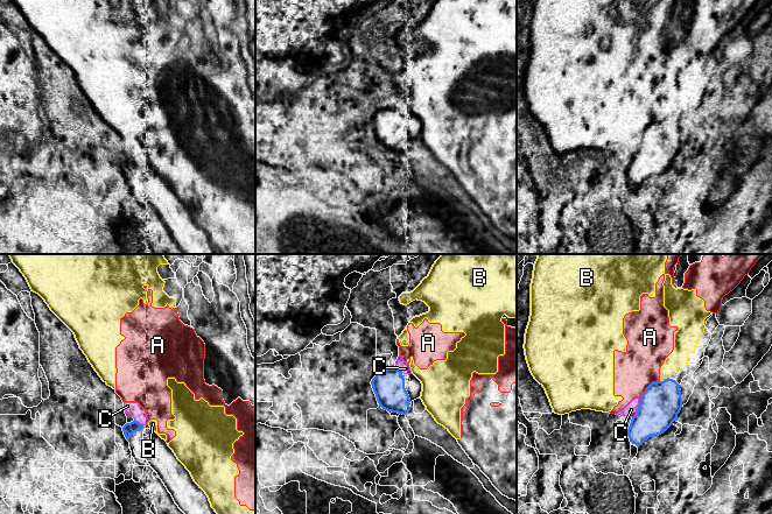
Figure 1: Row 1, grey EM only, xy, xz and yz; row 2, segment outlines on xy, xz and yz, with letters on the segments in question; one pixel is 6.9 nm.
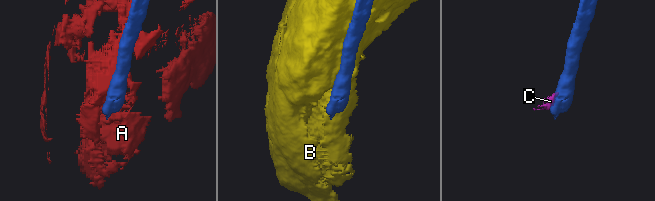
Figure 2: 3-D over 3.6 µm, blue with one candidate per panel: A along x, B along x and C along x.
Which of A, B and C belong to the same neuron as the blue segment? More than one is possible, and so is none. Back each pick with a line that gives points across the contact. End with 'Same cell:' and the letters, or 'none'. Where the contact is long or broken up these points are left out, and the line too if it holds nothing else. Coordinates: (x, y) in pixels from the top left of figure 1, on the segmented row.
Same cell: none

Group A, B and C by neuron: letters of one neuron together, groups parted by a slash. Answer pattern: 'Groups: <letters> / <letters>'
Groups: A B C

